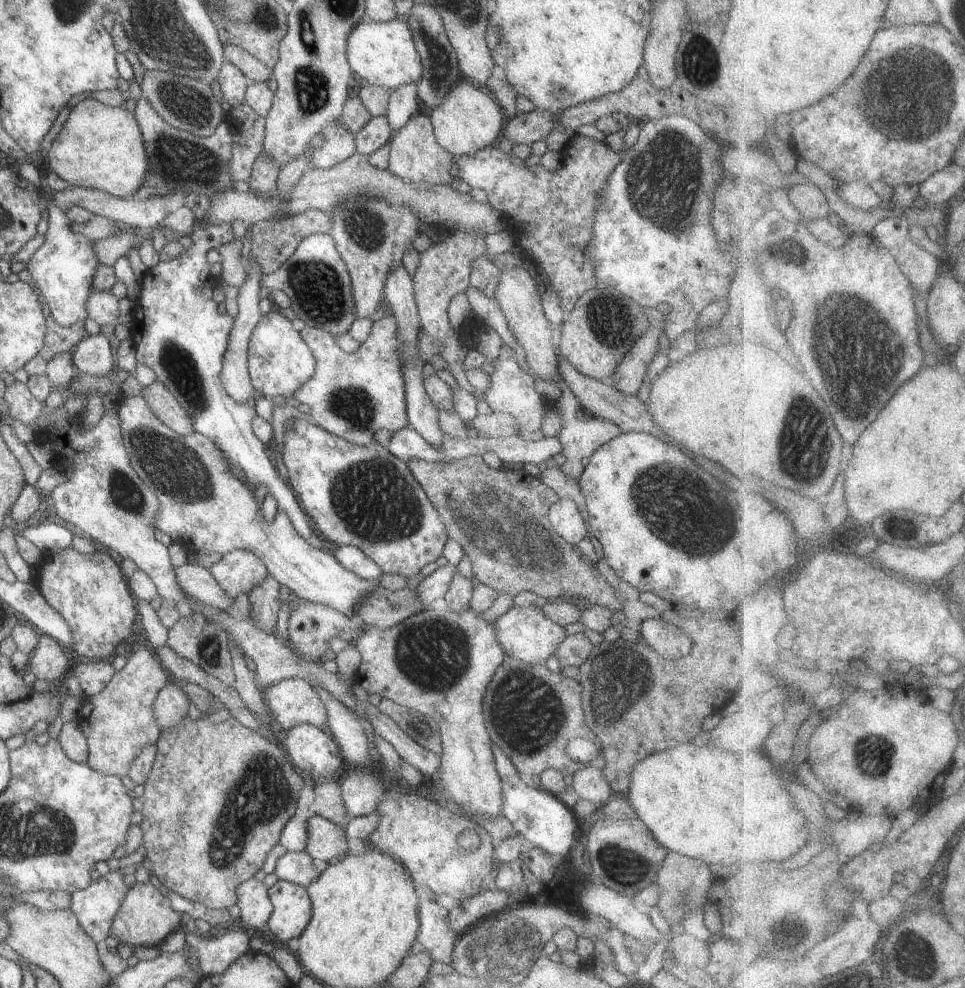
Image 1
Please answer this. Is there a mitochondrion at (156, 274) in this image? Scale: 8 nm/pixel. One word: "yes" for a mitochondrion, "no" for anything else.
no

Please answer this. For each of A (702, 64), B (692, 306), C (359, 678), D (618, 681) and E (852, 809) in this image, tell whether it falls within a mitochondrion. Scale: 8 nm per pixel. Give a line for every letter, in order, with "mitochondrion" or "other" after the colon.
A: mitochondrion
B: other
C: other
D: mitochondrion
E: other

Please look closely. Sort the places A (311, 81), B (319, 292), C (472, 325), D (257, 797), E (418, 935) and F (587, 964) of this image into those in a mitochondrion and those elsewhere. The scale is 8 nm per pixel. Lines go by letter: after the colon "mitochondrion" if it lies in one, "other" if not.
A: mitochondrion
B: mitochondrion
C: other
D: mitochondrion
E: other
F: other

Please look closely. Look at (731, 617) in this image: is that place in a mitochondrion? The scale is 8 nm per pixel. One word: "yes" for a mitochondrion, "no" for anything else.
no

